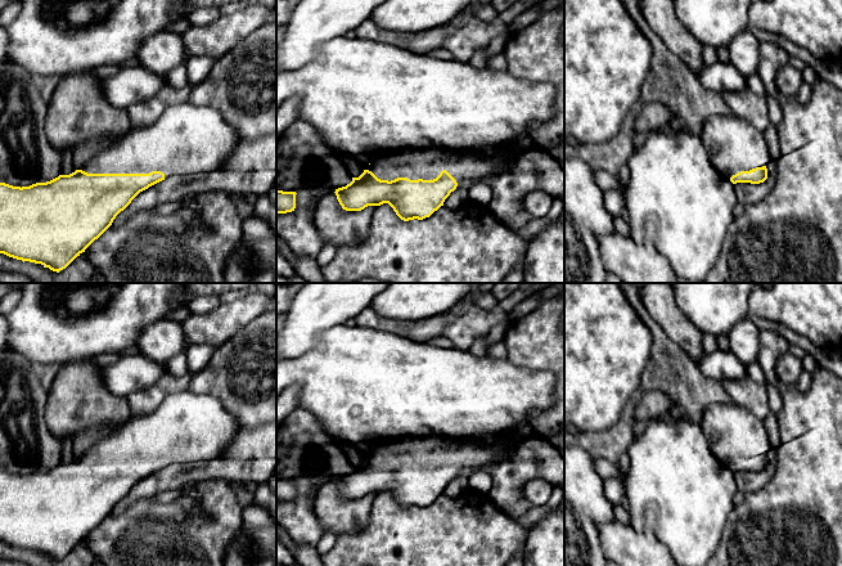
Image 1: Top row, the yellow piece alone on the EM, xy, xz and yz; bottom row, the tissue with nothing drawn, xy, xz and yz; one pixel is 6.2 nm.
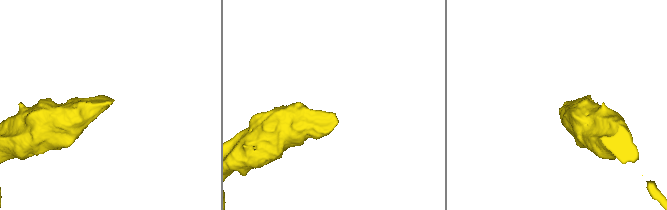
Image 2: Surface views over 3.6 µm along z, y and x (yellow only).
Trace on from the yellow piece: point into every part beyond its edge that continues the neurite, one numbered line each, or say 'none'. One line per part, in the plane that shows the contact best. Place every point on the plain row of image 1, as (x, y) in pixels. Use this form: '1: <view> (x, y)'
1: xz (426, 452)

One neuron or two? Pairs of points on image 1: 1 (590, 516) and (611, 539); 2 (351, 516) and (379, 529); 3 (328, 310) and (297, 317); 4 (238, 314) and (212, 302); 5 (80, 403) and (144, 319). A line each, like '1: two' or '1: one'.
1: two
2: two
3: one
4: two
5: two

